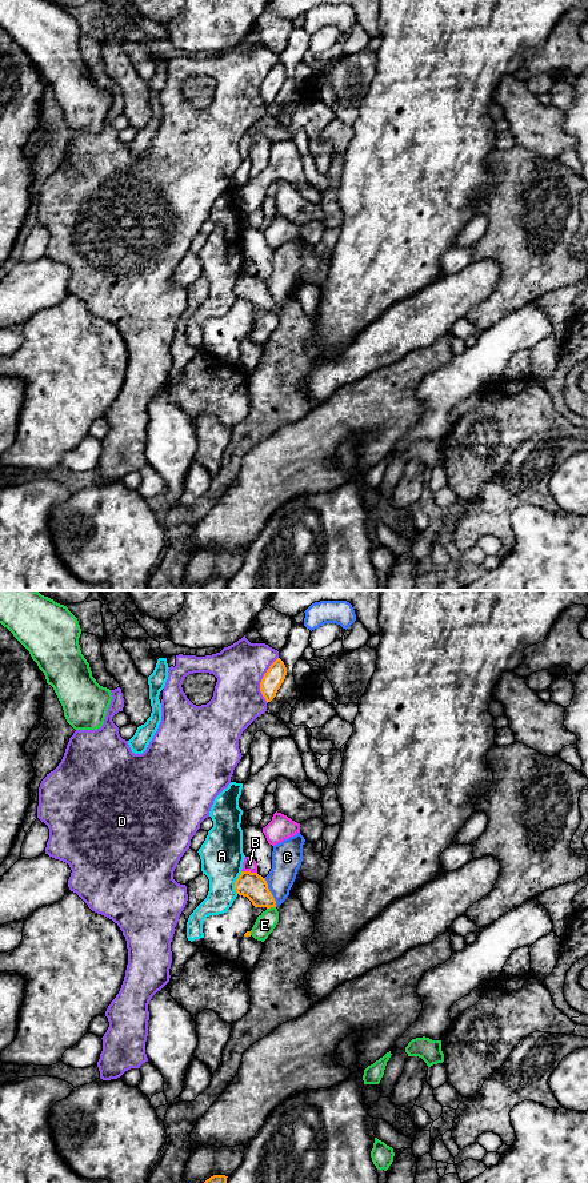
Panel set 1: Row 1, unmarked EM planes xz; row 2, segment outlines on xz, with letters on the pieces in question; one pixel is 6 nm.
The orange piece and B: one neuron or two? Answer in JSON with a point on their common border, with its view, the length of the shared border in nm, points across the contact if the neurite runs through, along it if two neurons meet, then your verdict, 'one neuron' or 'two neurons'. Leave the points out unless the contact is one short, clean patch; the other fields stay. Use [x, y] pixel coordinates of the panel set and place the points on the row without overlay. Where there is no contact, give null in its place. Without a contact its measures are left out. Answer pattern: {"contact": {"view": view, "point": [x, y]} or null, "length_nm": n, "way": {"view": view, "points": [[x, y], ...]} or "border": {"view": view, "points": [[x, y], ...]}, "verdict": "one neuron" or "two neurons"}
{"contact": {"view": "xz", "point": [250, 275]}, "length_nm": 100, "border": {"view": "xz", "points": [[242, 273], [256, 276]]}, "verdict": "two neurons"}

